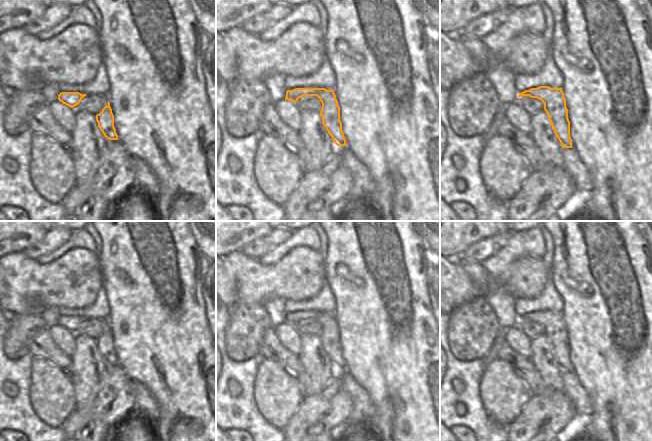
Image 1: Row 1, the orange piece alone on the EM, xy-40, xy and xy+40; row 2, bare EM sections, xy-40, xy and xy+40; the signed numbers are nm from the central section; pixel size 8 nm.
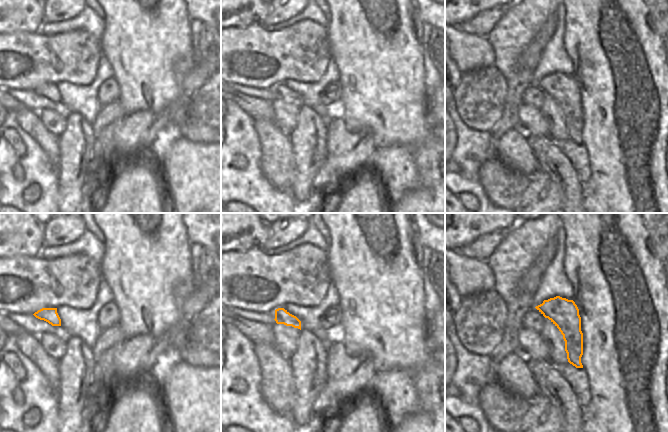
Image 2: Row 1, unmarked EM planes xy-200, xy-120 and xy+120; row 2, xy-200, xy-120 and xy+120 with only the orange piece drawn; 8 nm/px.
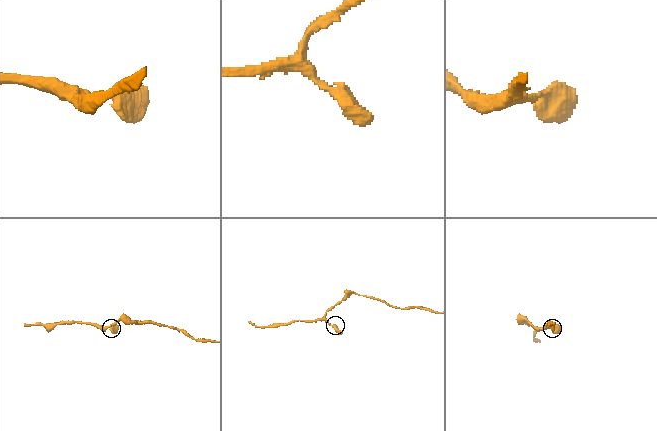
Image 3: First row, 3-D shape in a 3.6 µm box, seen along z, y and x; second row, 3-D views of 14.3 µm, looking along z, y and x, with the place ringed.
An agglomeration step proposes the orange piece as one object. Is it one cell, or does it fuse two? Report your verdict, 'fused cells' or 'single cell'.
single cell

